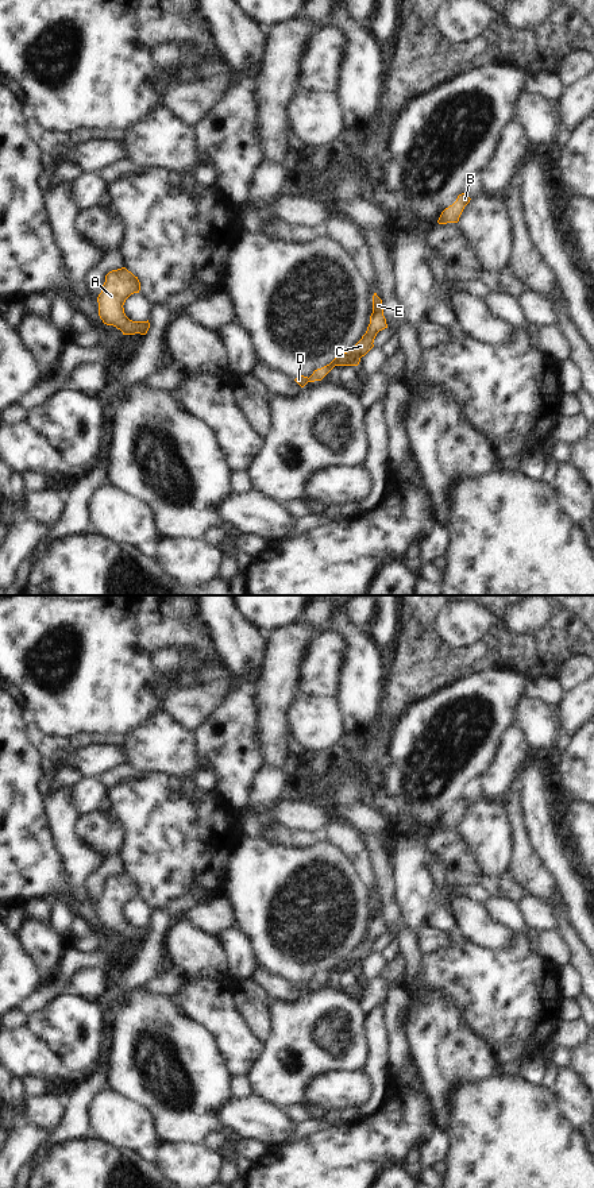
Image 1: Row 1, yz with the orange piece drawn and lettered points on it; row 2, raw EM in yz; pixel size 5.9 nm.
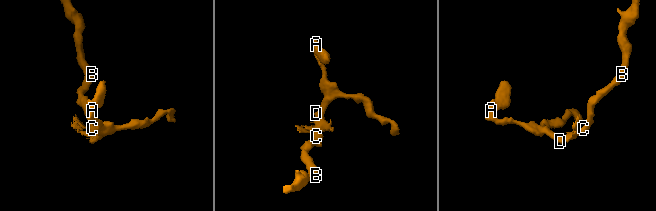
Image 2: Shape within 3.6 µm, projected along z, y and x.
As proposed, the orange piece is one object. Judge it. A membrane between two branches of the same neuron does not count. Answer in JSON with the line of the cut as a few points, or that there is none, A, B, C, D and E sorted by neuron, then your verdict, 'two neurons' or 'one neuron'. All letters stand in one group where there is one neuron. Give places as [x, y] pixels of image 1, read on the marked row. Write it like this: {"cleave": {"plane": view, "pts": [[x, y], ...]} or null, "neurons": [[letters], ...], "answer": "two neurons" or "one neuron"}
{"cleave": null, "neurons": [["A", "B", "C", "D", "E"]], "answer": "one neuron"}

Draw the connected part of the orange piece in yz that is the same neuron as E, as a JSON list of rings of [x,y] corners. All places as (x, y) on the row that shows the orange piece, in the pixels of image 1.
[[[374,293],[370,324],[362,339],[347,352],[338,355],[329,364],[315,370],[309,378],[300,375],[294,381],[304,387],[308,382],[321,381],[335,366],[358,366],[360,358],[374,347],[377,333],[385,328],[387,328],[387,324],[383,316],[382,300]]]

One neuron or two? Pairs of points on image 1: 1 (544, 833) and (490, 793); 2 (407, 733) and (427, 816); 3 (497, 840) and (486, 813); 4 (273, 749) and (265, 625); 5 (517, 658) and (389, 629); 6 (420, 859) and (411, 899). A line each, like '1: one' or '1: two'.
1: two
2: one
3: one
4: two
5: two
6: one

